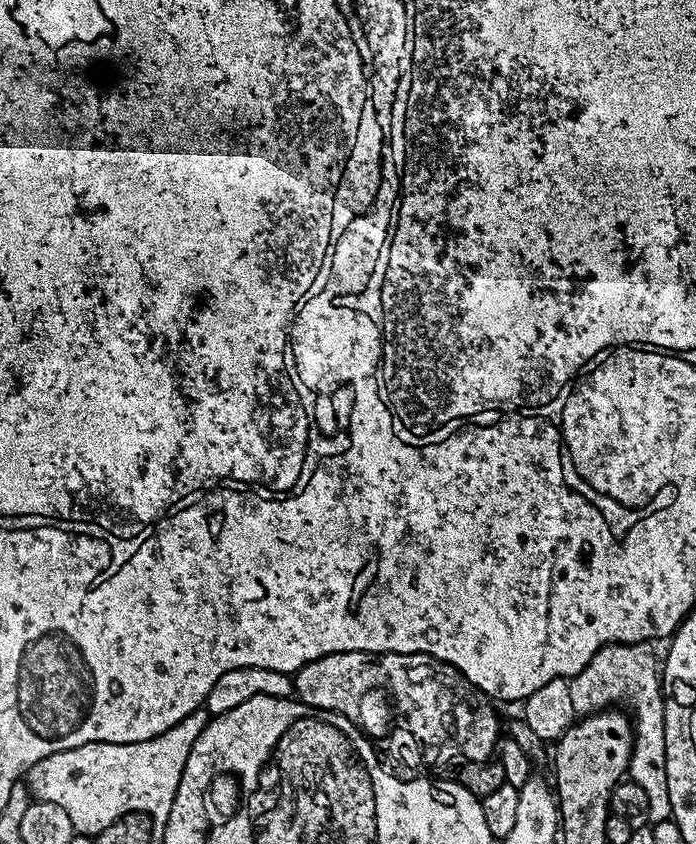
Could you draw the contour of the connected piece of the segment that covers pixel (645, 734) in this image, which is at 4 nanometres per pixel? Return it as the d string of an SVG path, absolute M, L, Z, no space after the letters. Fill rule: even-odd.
M608 644L582 671L568 680L570 699L577 717L591 716L613 706L623 706L634 721L632 760L628 764L630 778L646 790L650 798L650 822L655 825L671 819L670 790L666 786L666 730L664 729L664 689L662 664L652 653L653 645ZM620 704L625 704L620 705ZM632 711L632 712L631 712Z

